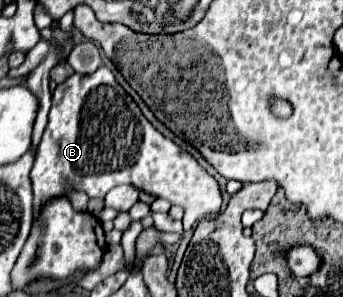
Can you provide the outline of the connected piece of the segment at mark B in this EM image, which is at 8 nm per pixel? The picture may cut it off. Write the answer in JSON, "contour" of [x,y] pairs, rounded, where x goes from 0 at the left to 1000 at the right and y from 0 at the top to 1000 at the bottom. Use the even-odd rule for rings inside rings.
{"contour":[[[292,222],[274,249],[210,249],[198,269],[163,290],[152,316],[146,404],[128,438],[128,465],[105,505],[105,539],[93,566],[93,626],[99,626],[99,721],[117,700],[122,673],[187,653],[198,633],[245,640],[262,667],[297,673],[315,640],[350,620],[379,620],[414,646],[478,667],[496,687],[536,700],[536,774],[554,774],[583,734],[630,727],[647,694],[647,646],[624,593],[612,593],[560,519],[536,512],[513,478],[466,451],[408,377],[402,350],[362,310],[338,276],[327,242],[309,222]]]}

